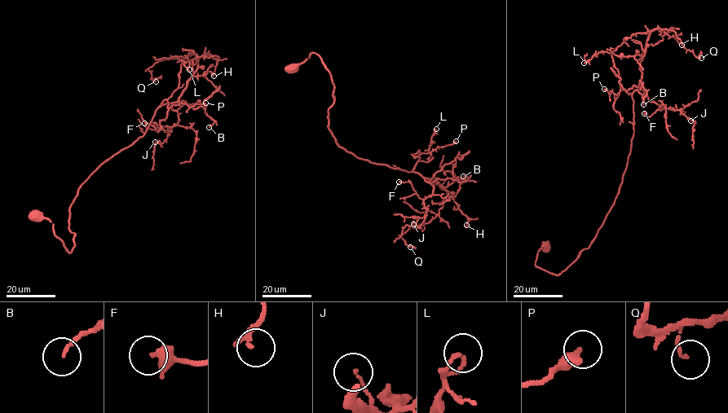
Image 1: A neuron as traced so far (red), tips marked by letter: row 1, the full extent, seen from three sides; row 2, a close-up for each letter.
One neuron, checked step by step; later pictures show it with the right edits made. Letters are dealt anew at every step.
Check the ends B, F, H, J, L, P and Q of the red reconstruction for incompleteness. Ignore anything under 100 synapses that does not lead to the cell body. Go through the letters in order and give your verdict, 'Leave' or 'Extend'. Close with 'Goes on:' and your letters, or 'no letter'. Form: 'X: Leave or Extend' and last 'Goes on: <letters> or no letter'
B: Leave
F: Leave
H: Leave
J: Leave
L: Leave
P: Leave
Q: Leave
Goes on: no letter

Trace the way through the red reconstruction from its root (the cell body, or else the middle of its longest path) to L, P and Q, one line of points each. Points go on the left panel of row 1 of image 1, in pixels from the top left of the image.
L: (37, 217), (51, 221), (71, 252), (69, 210), (81, 185), (144, 134), (178, 86), (182, 60), (189, 69)
P: (37, 217), (51, 221), (69, 252), (69, 210), (81, 185), (144, 134), (164, 100), (169, 107), (205, 103)
Q: (37, 217), (71, 252), (81, 185), (178, 100), (193, 50), (156, 62), (156, 81)

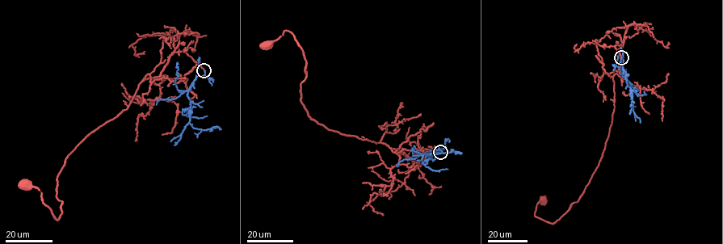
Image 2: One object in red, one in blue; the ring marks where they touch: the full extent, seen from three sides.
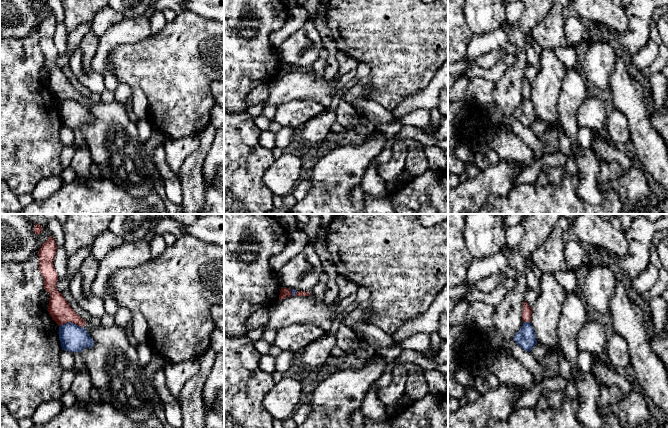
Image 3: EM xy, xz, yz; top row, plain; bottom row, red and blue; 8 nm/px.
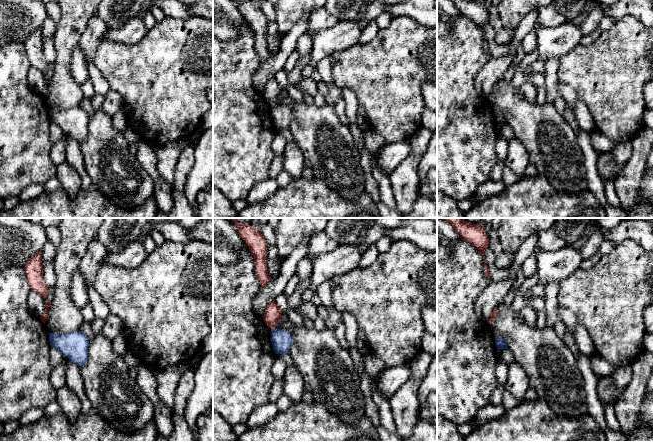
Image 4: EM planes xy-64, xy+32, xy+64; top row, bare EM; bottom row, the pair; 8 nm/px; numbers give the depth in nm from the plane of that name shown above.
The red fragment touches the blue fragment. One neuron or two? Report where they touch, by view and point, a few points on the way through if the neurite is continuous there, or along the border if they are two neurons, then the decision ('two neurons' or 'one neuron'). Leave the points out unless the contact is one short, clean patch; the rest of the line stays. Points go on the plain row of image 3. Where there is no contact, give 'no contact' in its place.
xy (71, 98) | along xy (59, 101), (73, 98), (82, 103) | two neurons

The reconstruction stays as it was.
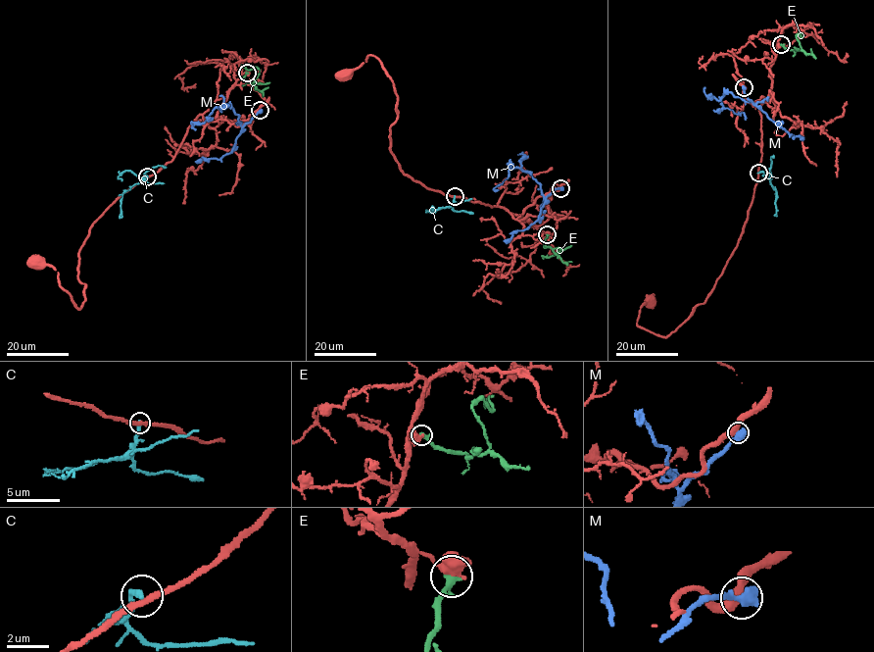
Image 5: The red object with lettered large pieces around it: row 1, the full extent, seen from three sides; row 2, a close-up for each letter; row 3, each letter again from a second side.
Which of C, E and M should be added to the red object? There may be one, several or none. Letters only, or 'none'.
none

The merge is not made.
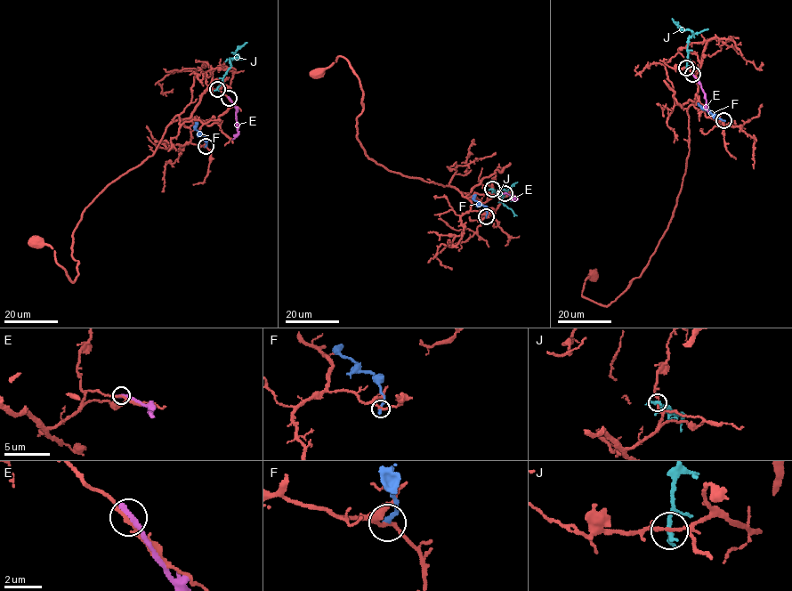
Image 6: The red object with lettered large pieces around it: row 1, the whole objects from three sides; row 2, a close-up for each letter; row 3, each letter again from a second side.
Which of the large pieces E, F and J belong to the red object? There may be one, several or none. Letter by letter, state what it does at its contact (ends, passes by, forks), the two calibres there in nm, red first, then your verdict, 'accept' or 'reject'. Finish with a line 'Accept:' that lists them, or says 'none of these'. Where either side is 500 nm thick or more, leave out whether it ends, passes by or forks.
E: it ends; calibres 180 and 320 nm; reject
F: it ends; calibres 200 and 320 nm; reject
J: it passes by; calibres 150 and 240 nm; reject
Accept: none of these

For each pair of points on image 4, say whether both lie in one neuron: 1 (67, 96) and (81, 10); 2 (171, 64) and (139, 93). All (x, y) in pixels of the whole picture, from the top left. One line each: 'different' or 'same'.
1: same
2: same

